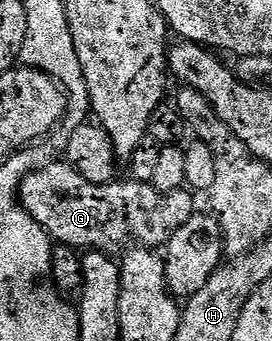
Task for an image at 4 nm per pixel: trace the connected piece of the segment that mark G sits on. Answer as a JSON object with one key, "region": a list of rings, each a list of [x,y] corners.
{"region":[[[65,160],[52,161],[26,174],[18,187],[18,200],[59,246],[71,245],[81,251],[118,255],[135,243],[142,247],[165,246],[182,226],[185,188],[162,193],[149,180],[121,179],[97,185],[84,179],[84,175]]]}

